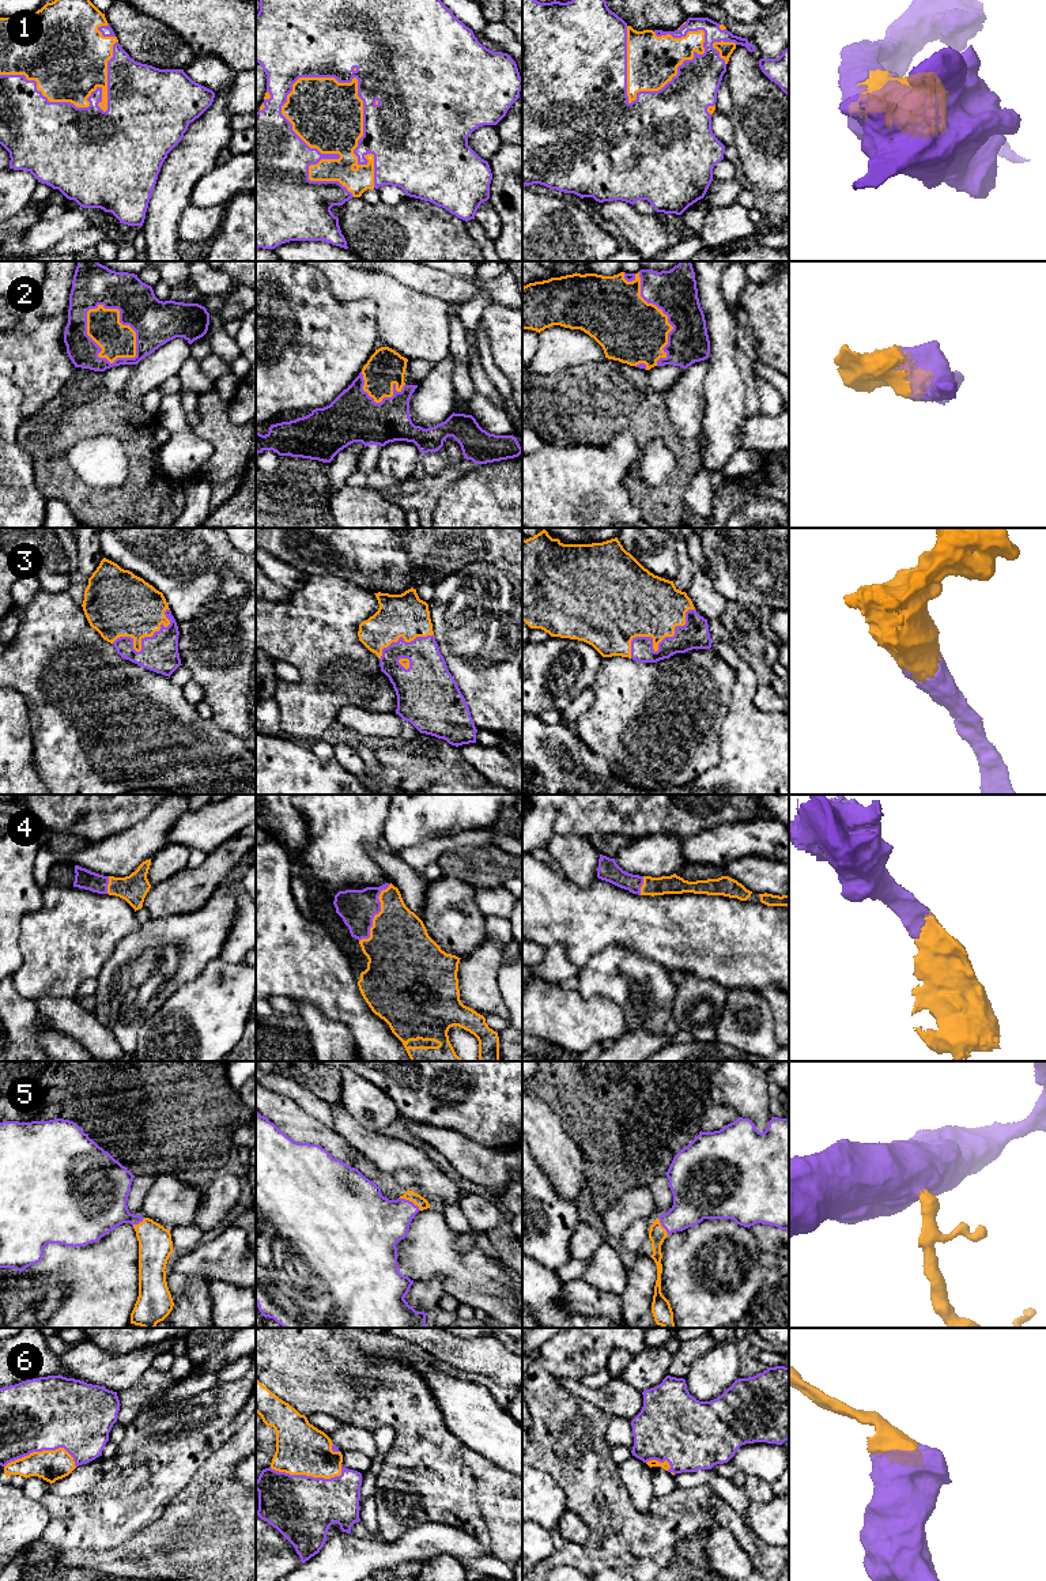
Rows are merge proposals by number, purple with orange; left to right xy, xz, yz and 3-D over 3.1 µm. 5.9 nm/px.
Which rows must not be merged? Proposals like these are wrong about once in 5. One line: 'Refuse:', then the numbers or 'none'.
Refuse: none

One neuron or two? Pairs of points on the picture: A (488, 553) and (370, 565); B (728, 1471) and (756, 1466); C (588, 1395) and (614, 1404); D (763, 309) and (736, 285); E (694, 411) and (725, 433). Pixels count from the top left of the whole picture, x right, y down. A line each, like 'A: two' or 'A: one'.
A: one
B: one
C: one
D: two
E: two

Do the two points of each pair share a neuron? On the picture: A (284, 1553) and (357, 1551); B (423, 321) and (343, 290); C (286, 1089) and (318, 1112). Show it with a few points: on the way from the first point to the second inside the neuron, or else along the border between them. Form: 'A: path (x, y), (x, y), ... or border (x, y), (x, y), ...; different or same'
A: border (302, 1563), (298, 1566); different
B: path (403, 310), (382, 290), (363, 290); same
C: path (294, 1091), (310, 1104); same

